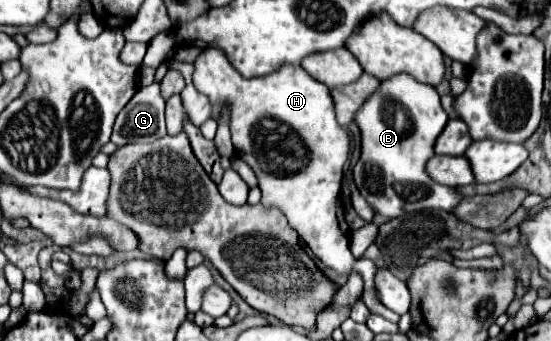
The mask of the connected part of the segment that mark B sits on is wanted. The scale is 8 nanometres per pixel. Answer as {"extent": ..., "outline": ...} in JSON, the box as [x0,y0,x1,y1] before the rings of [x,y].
{"extent":[353,72,463,218],"outline":[[[405,72],[399,76],[391,76],[391,80],[381,80],[379,88],[367,98],[367,104],[359,108],[359,114],[355,114],[355,122],[361,130],[361,156],[353,168],[353,180],[361,192],[361,196],[375,208],[375,212],[397,218],[405,212],[411,212],[415,206],[419,210],[423,208],[441,208],[441,210],[453,210],[459,200],[463,198],[455,188],[441,186],[435,180],[429,178],[425,172],[427,160],[433,156],[433,146],[441,130],[445,128],[449,116],[443,112],[439,94],[433,86],[419,84],[417,80],[411,80]]]}

